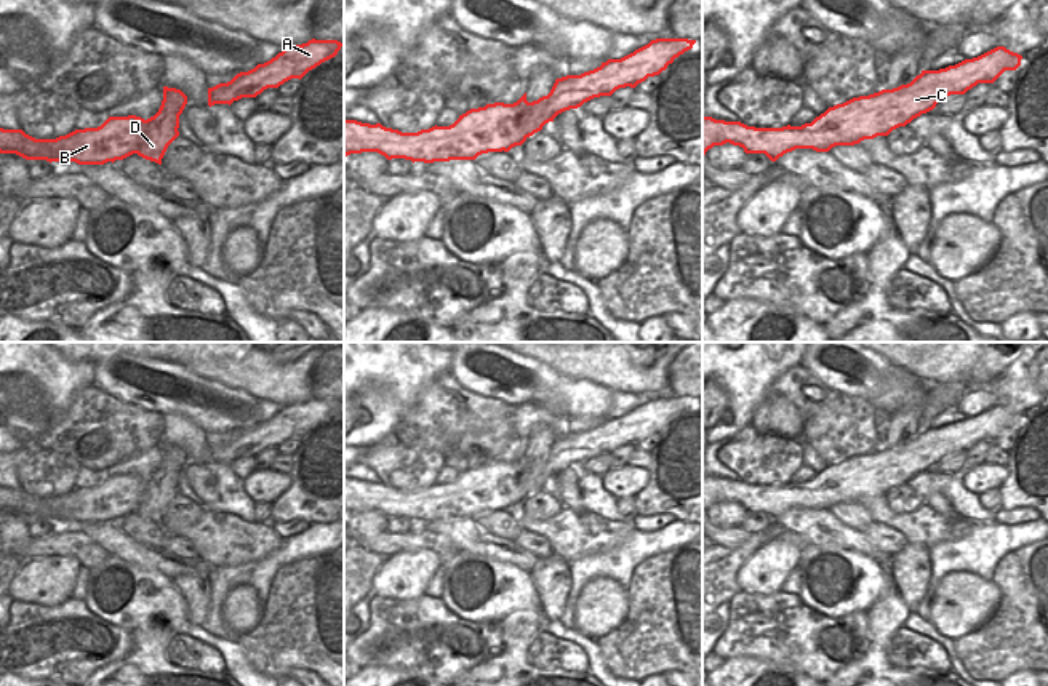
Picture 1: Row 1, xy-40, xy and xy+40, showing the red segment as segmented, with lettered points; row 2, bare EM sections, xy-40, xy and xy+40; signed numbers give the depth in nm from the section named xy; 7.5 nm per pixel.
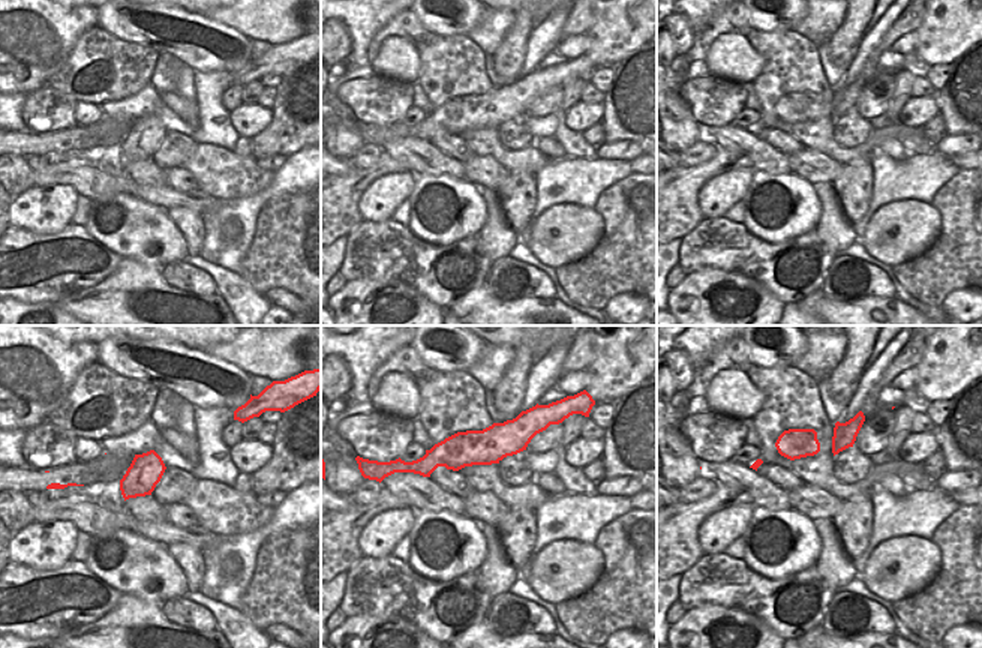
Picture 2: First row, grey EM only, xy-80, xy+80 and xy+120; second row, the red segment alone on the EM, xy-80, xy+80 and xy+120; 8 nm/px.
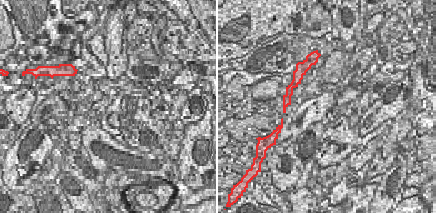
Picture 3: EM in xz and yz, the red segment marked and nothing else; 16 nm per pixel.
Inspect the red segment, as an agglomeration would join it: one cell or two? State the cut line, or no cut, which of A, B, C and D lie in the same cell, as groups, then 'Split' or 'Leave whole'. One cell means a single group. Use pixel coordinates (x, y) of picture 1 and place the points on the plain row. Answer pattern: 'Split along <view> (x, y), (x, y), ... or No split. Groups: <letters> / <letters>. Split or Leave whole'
Split along xy-40 (176, 486), (152, 480), (146, 488), (132, 485), (124, 496). Groups: A B C / D. Split.

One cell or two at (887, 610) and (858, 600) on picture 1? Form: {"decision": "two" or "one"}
{"decision": "two"}

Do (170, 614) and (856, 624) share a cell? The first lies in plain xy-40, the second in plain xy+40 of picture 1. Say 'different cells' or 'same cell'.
different cells

